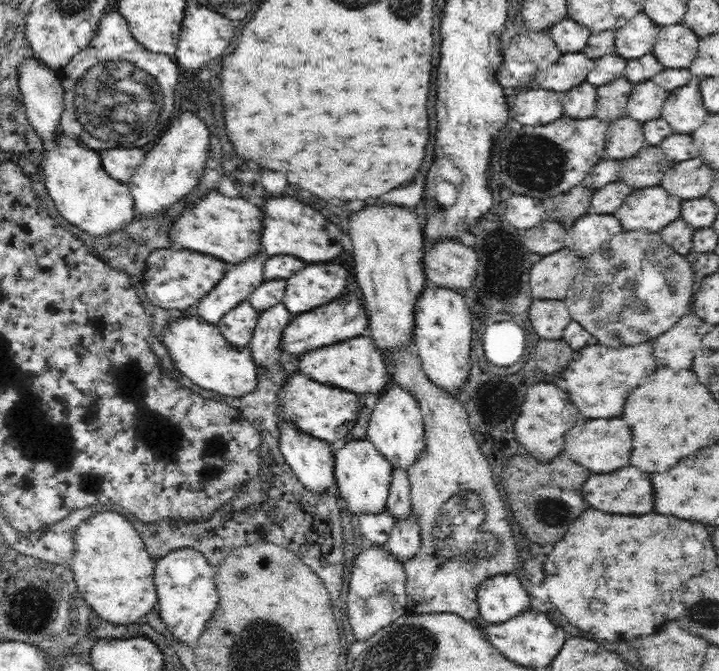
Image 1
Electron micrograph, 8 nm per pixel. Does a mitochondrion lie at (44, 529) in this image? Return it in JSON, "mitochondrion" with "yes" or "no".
{"mitochondrion":"no"}

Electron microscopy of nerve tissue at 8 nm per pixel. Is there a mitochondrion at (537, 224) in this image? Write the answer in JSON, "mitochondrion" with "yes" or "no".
{"mitochondrion":"no"}

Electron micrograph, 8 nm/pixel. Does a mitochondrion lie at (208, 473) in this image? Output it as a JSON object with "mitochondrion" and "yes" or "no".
{"mitochondrion":"no"}

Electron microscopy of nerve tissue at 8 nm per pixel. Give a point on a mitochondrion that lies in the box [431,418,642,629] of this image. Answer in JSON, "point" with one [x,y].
{"point":[554,512]}

